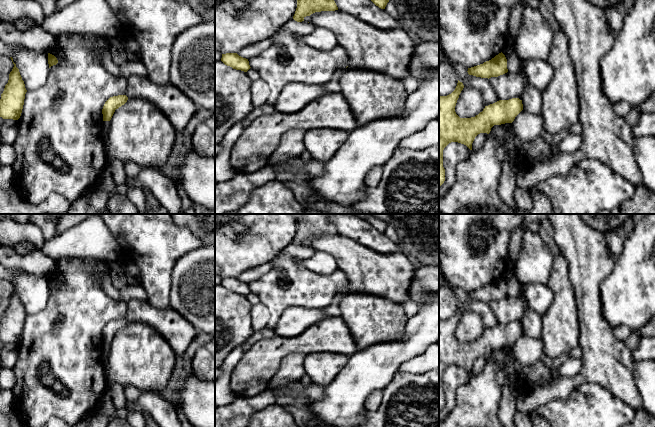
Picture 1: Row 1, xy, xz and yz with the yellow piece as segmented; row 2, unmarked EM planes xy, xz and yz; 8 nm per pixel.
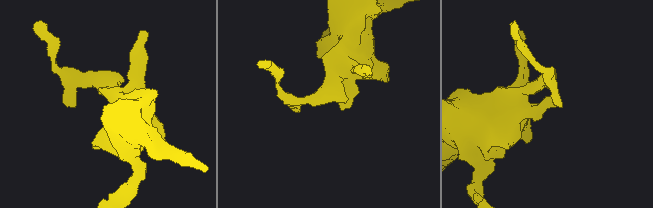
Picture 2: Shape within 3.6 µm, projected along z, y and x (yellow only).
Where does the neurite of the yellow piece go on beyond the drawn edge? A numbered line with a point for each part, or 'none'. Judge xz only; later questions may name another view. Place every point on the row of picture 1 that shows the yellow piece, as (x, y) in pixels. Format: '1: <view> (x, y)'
none

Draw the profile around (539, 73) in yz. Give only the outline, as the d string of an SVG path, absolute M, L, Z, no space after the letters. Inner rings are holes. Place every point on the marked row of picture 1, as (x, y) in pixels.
M526 60L523 65L528 83L542 93L553 77L551 65L544 60Z

